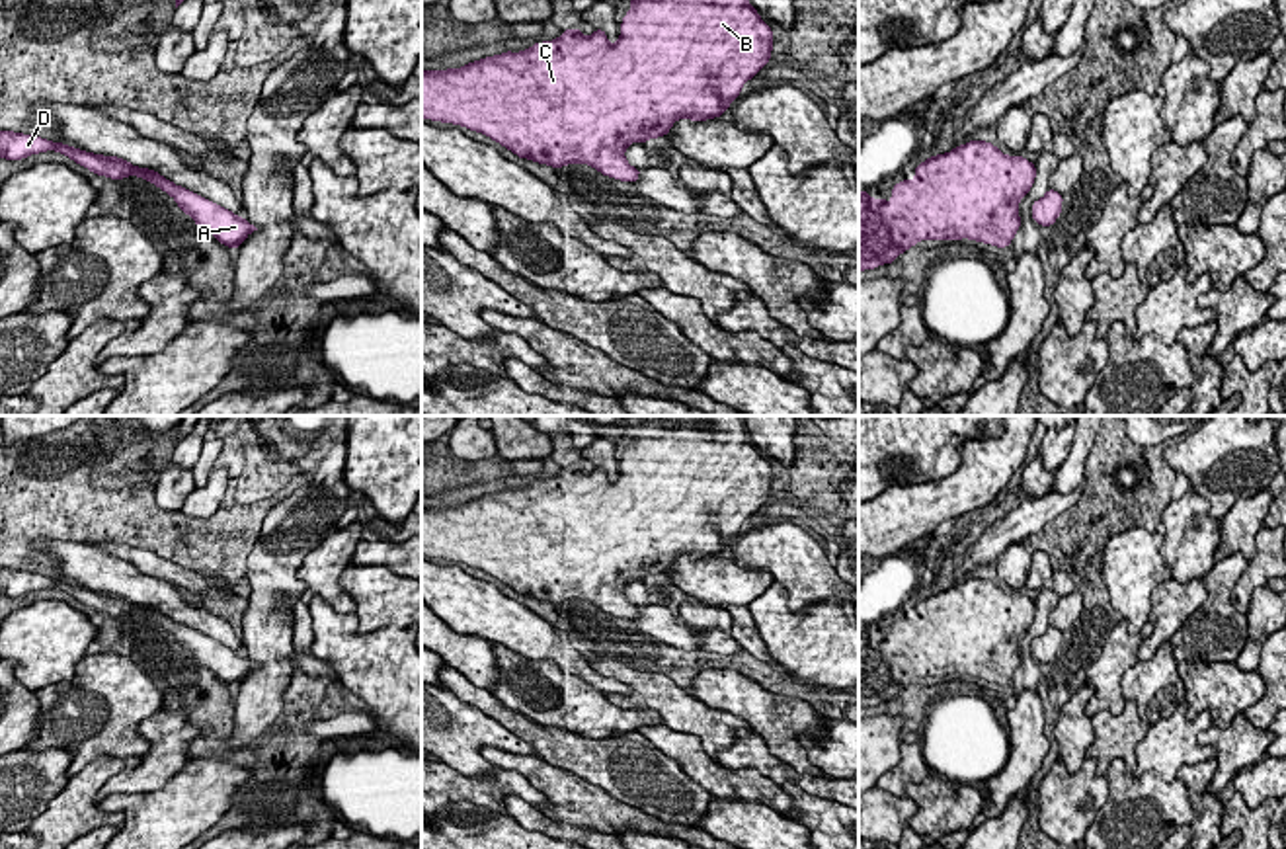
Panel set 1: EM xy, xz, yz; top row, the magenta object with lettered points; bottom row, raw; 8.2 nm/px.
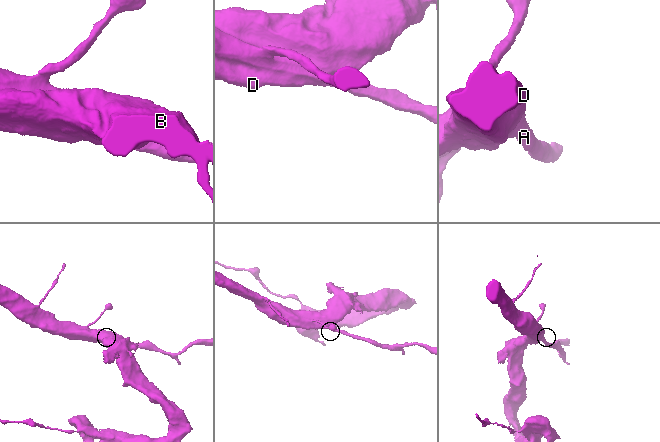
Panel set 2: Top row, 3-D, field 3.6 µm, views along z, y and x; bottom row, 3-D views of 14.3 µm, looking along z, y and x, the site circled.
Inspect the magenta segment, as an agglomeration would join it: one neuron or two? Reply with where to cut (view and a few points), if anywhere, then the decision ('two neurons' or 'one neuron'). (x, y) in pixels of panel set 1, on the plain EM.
no cut | one neuron

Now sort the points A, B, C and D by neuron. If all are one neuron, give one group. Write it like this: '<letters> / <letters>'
A B C D

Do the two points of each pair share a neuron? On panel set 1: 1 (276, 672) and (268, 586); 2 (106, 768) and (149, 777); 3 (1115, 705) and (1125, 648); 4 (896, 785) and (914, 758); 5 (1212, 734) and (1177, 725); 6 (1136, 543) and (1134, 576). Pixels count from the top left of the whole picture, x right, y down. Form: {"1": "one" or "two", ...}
{"1": "one", "2": "two", "3": "one", "4": "one", "5": "two", "6": "one"}

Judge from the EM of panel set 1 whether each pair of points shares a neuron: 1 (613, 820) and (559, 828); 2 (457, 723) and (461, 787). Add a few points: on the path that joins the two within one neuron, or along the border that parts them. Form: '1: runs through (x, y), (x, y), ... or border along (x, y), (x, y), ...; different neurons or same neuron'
1: border along (535, 807), (578, 828); different neurons
2: border along (442, 762), (467, 775), (486, 775), (496, 768); different neurons

